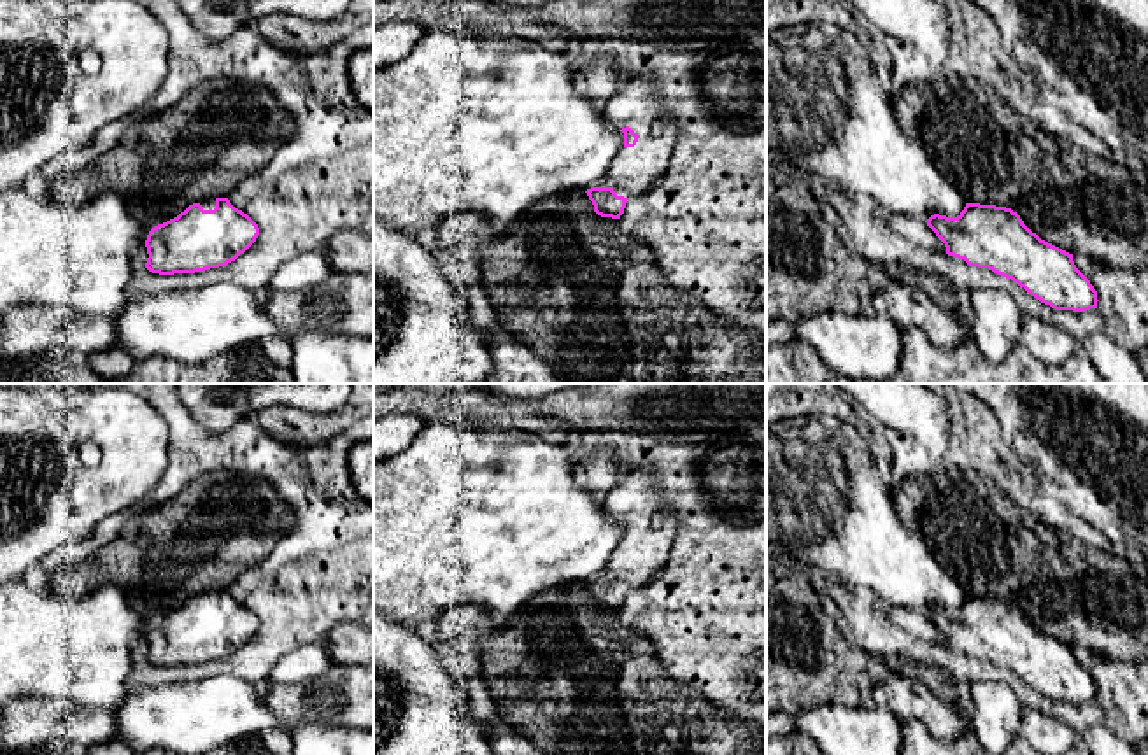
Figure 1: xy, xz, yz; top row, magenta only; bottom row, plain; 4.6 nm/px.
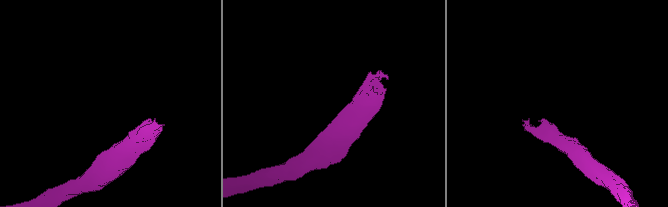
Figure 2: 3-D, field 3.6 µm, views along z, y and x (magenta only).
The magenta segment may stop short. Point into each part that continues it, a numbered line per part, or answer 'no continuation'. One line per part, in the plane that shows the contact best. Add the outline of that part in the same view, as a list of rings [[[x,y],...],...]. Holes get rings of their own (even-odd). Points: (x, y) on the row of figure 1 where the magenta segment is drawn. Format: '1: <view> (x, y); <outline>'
1: xz (635, 170); [[[647,74],[619,84],[605,107],[605,121],[617,130],[629,126],[640,138],[634,147],[619,149],[601,187],[629,200],[661,182],[678,137],[678,123],[661,107],[661,100],[655,81]]]

